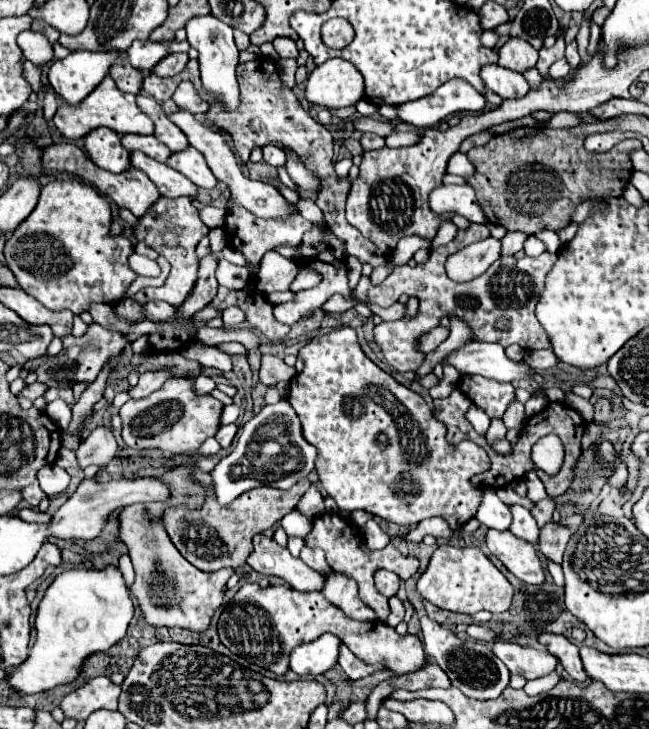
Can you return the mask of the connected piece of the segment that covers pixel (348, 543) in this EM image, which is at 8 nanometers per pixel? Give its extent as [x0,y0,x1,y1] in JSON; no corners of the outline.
[304,514,418,622]

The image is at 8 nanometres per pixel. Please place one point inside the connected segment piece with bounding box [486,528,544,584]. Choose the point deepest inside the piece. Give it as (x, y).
(519, 556)

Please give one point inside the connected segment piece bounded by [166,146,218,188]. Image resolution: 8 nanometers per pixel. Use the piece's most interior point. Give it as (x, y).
(190, 162)

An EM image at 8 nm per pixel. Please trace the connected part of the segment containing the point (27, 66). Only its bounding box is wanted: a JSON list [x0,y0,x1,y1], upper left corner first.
[24,60,42,92]

